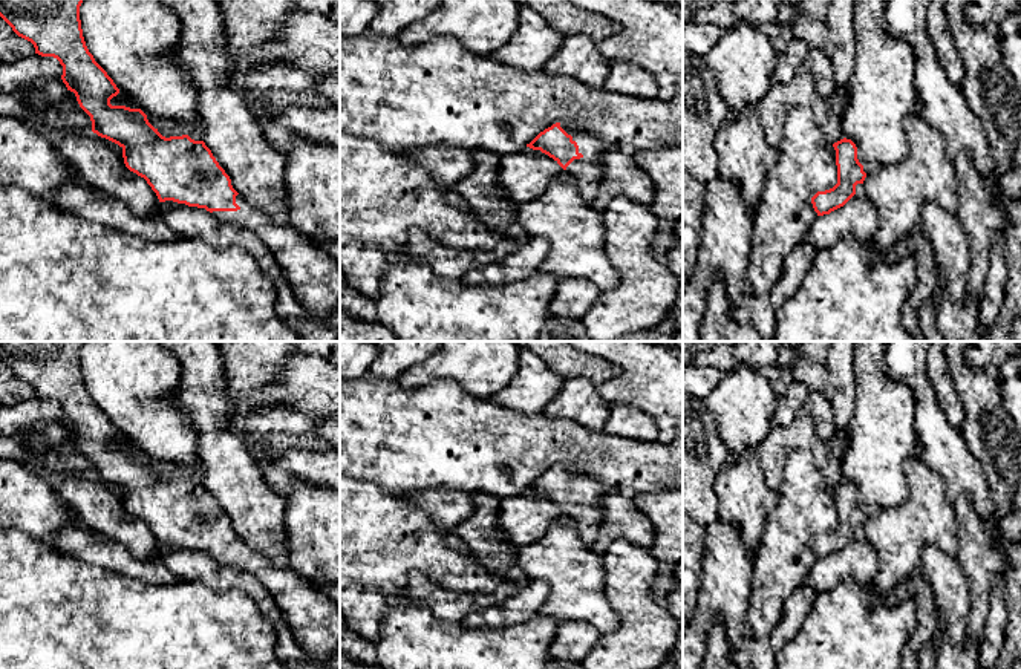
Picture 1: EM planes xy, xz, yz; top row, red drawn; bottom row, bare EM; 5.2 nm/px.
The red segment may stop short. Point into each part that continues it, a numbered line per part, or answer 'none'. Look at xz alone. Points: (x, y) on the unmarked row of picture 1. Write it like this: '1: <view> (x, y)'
1: xz (588, 515)

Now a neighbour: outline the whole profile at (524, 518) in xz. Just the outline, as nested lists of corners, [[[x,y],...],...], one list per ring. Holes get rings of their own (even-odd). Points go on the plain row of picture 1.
[[[524,490],[501,499],[497,530],[514,548],[540,539],[565,513],[540,493]]]

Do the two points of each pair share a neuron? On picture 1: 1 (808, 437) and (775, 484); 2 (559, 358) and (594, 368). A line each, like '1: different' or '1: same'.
1: same
2: same

